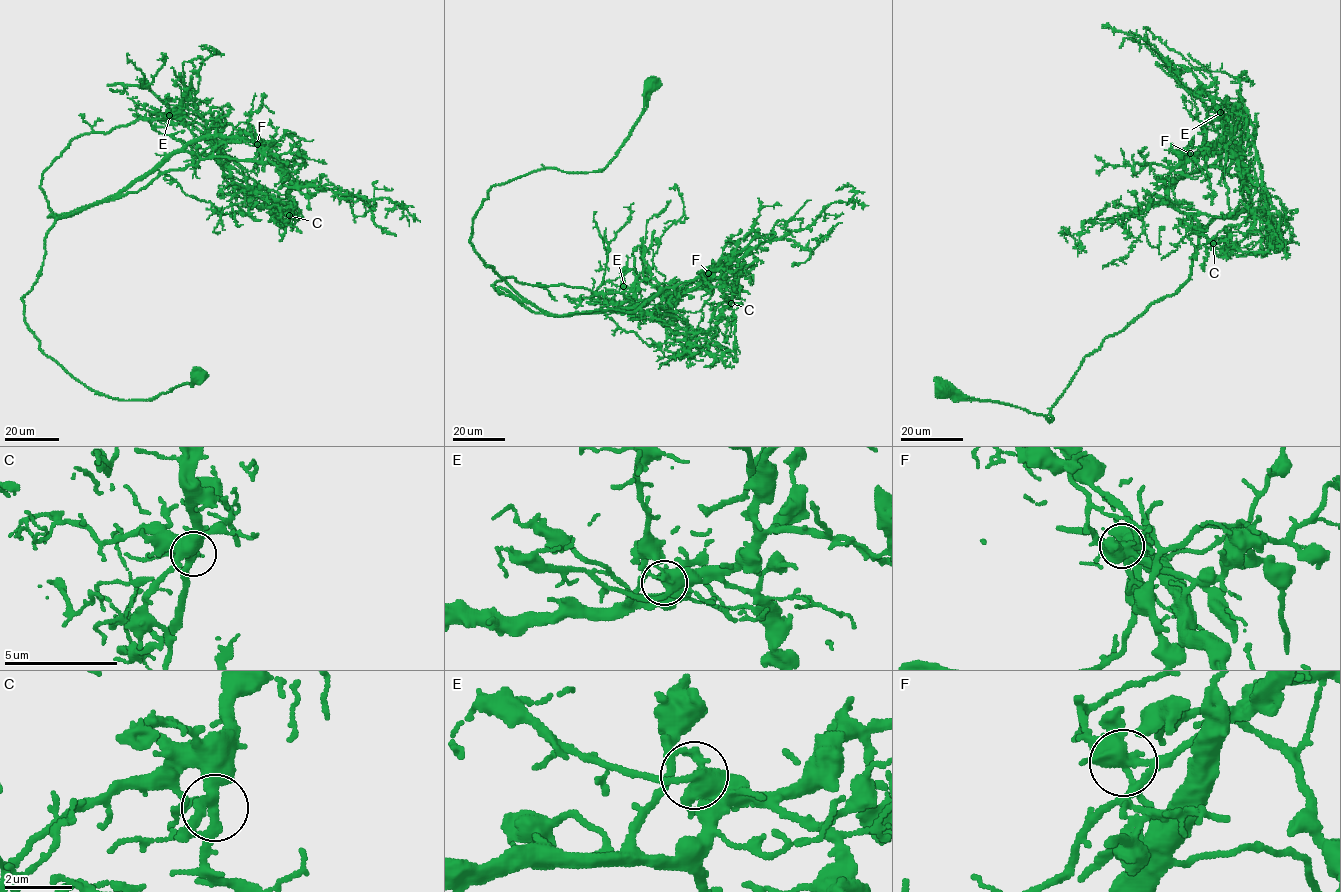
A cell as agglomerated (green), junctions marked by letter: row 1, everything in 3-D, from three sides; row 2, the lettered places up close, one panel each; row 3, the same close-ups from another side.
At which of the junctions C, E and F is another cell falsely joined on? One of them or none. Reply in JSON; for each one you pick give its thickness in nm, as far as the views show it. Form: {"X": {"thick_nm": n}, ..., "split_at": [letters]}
{"F": {"thick_nm": 440}, "split_at": ["F"]}

